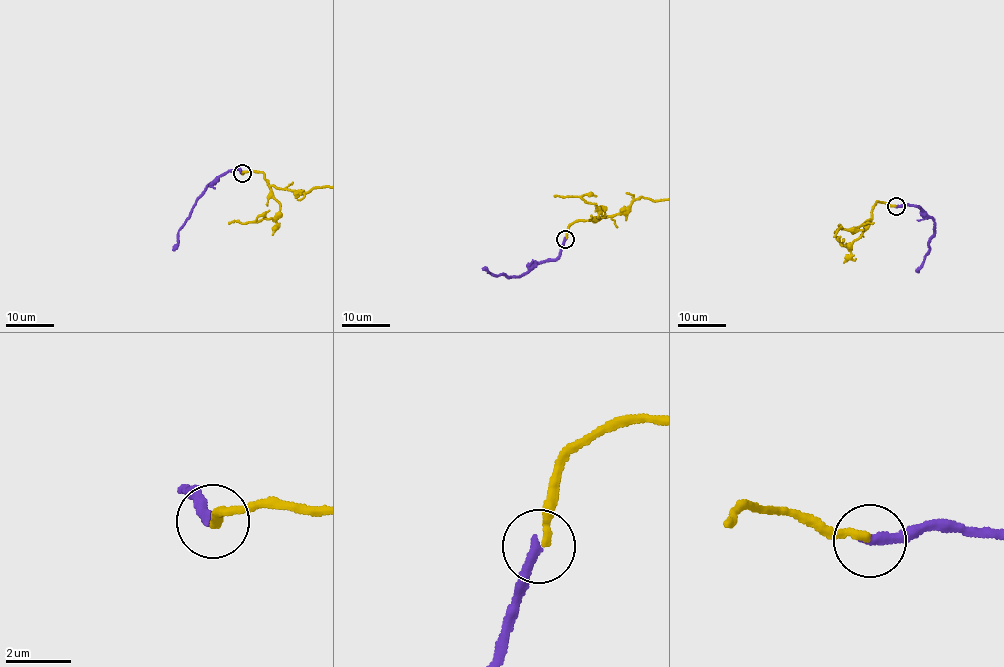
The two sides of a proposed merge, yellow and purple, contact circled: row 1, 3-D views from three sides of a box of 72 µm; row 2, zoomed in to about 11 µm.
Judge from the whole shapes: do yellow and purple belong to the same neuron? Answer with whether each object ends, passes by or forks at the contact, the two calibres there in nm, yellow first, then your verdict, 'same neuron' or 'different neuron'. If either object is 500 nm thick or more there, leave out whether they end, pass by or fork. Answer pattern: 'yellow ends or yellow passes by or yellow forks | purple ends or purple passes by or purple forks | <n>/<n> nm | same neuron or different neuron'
yellow ends | purple ends | 220/320 nm | different neuron

